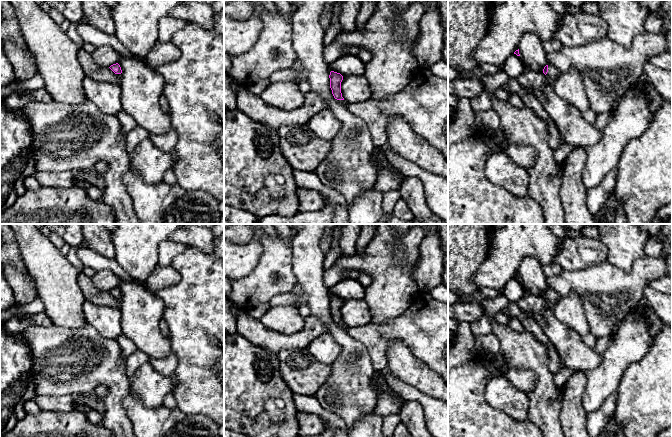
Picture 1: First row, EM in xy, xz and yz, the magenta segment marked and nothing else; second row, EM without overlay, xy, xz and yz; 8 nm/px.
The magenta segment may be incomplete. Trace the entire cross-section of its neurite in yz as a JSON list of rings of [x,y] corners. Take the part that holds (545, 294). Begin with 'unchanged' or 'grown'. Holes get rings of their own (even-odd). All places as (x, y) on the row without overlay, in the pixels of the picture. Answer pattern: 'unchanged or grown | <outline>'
grown | [[[548,288],[544,291],[543,297],[547,300],[548,306],[553,308],[557,301],[560,299],[561,295],[559,295],[553,289]]]

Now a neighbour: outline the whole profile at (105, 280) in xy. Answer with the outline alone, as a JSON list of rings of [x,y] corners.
[[[100,270],[91,278],[95,287],[102,291],[110,291],[118,287],[119,279],[110,270]]]

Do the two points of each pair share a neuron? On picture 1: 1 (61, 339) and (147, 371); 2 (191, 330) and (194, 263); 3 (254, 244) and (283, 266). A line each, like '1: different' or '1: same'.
1: different
2: same
3: different

